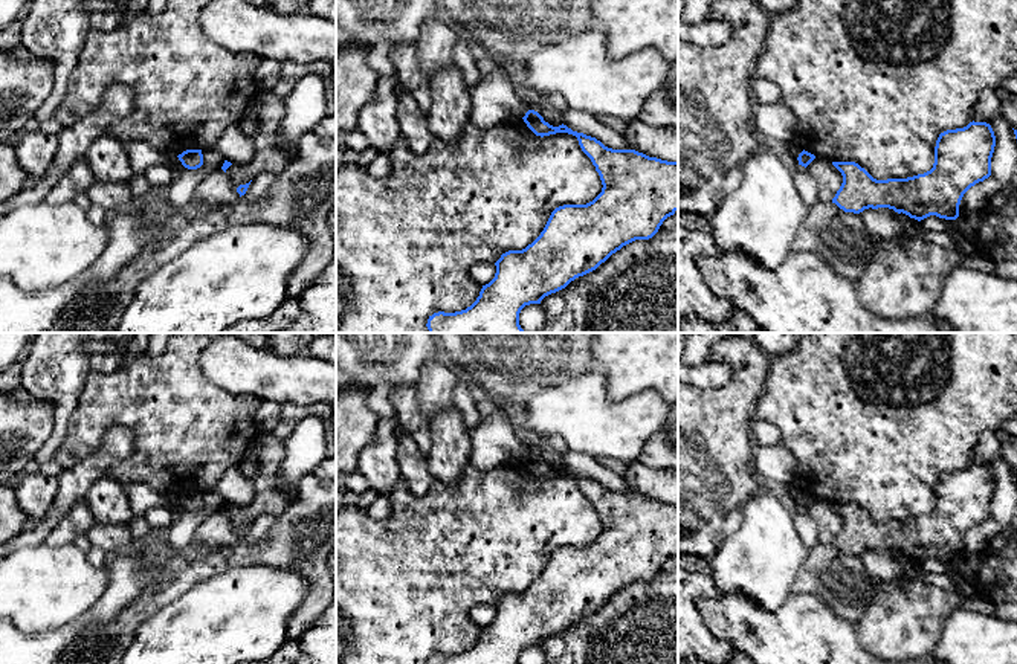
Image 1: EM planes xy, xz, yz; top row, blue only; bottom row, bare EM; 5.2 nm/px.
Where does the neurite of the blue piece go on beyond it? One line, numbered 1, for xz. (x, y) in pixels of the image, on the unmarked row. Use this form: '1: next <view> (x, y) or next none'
1: next none

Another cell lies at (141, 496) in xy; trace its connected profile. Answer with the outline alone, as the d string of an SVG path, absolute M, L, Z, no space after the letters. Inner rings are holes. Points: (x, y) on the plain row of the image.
M144 482L131 484L128 488L128 502L133 516L145 516L150 508L166 505L174 499L177 498L156 492Z

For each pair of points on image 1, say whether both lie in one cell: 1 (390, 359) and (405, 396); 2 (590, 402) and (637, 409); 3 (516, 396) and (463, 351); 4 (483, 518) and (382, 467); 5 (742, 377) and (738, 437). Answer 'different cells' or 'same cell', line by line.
1: different cells
2: same cell
3: same cell
4: different cells
5: same cell

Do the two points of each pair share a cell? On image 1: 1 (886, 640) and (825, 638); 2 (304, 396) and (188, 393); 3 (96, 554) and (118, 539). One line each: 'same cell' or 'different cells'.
1: different cells
2: different cells
3: different cells

